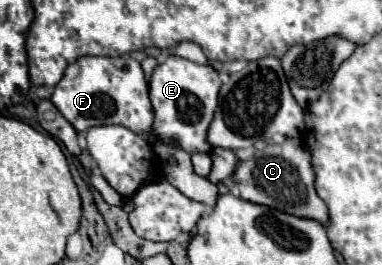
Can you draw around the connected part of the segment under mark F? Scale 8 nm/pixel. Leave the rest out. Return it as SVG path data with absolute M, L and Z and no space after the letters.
M129 54L125 56L83 56L67 66L61 82L55 86L51 102L75 126L85 132L101 124L121 124L135 134L151 132L151 102L141 64Z

